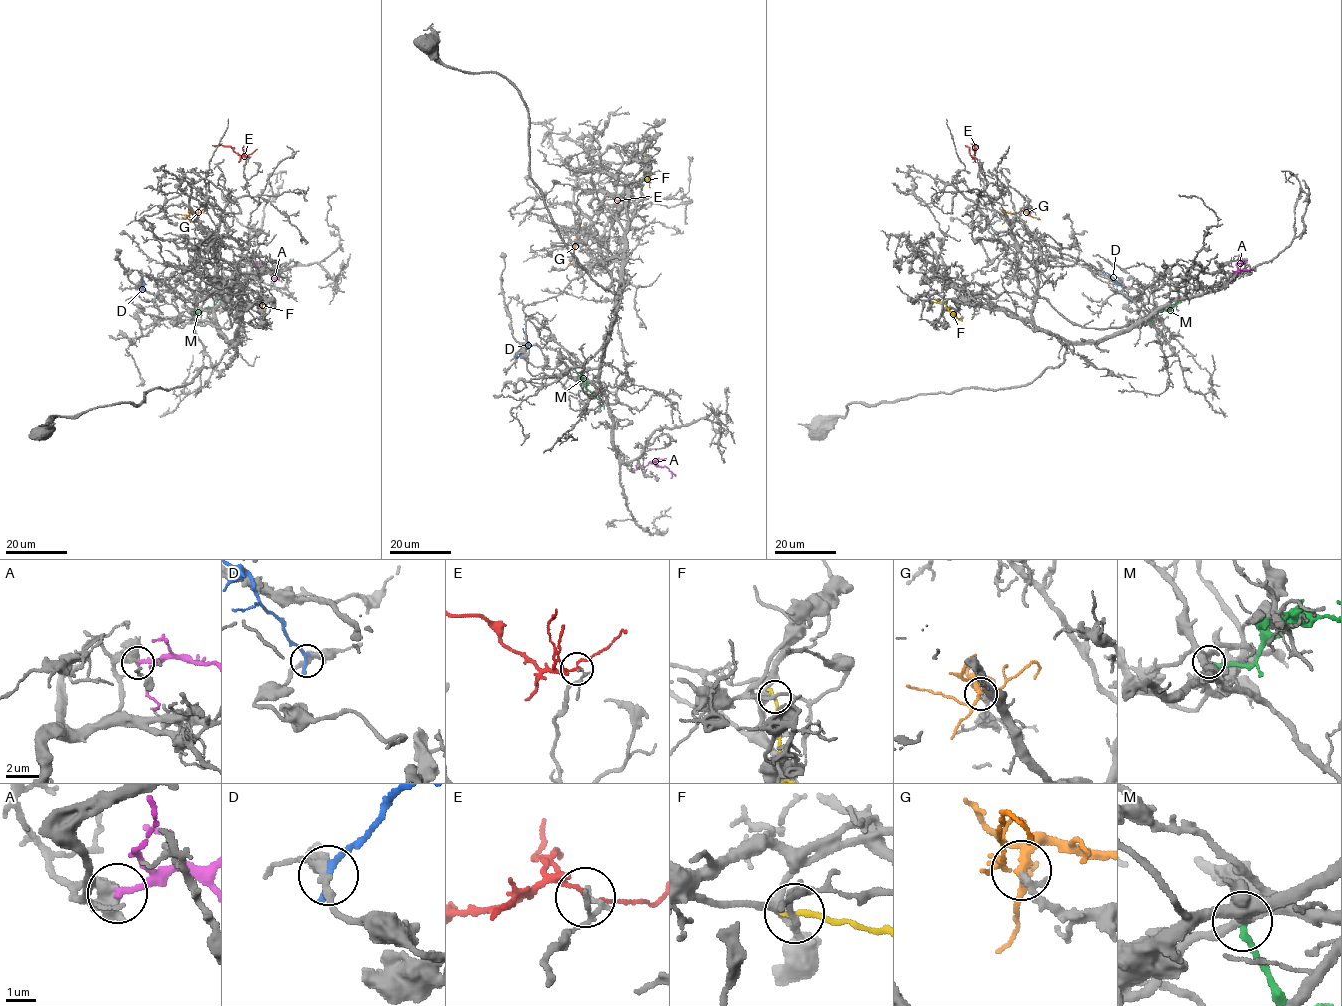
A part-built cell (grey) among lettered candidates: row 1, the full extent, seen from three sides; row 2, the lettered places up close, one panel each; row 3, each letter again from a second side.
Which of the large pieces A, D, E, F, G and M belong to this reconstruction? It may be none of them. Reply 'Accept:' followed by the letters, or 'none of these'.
Accept: A, G

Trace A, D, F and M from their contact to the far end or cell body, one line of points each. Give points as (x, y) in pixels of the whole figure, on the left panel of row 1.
A: (249, 262), (263, 262), (270, 271), (286, 270)
D: (132, 300), (143, 283), (138, 270)
F: (261, 301), (265, 320)
M: (190, 319), (202, 310), (208, 310), (216, 302)

